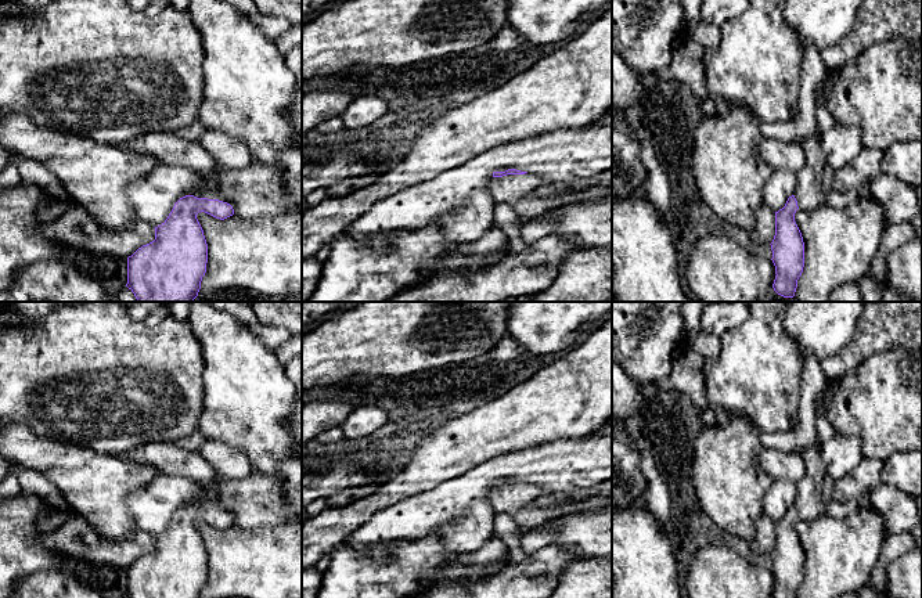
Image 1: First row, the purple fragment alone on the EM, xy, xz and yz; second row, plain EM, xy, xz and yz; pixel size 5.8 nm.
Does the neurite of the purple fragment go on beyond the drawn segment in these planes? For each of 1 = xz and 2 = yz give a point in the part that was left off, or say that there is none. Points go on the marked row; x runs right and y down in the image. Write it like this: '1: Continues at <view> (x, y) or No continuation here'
1: Continues at xz (510, 188)
2: Continues at yz (809, 194)

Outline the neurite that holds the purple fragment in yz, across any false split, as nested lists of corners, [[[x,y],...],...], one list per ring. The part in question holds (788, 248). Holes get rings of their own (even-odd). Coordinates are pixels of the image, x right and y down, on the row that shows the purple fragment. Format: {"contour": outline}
{"contour": [[[821,133],[796,140],[806,154],[806,162],[796,172],[796,194],[789,197],[785,206],[775,212],[775,235],[771,245],[775,266],[774,291],[784,298],[793,298],[797,280],[804,267],[804,242],[795,221],[797,209],[813,210],[825,203],[822,179],[826,166],[821,144]]]}

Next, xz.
{"contour": [[[516,169],[494,172],[493,177],[489,183],[493,199],[497,203],[508,205],[514,205],[525,197],[532,195],[533,191],[544,183],[543,179]]]}

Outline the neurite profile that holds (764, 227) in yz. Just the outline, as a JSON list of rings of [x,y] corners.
[[[763,205],[756,212],[756,226],[750,231],[753,242],[757,245],[771,244],[775,235],[775,212]]]

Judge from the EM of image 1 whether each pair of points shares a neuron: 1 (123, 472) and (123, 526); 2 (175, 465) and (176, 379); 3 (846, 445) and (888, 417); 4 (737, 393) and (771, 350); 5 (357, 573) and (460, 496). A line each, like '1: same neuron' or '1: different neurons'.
1: same neuron
2: different neurons
3: different neurons
4: same neuron
5: different neurons

